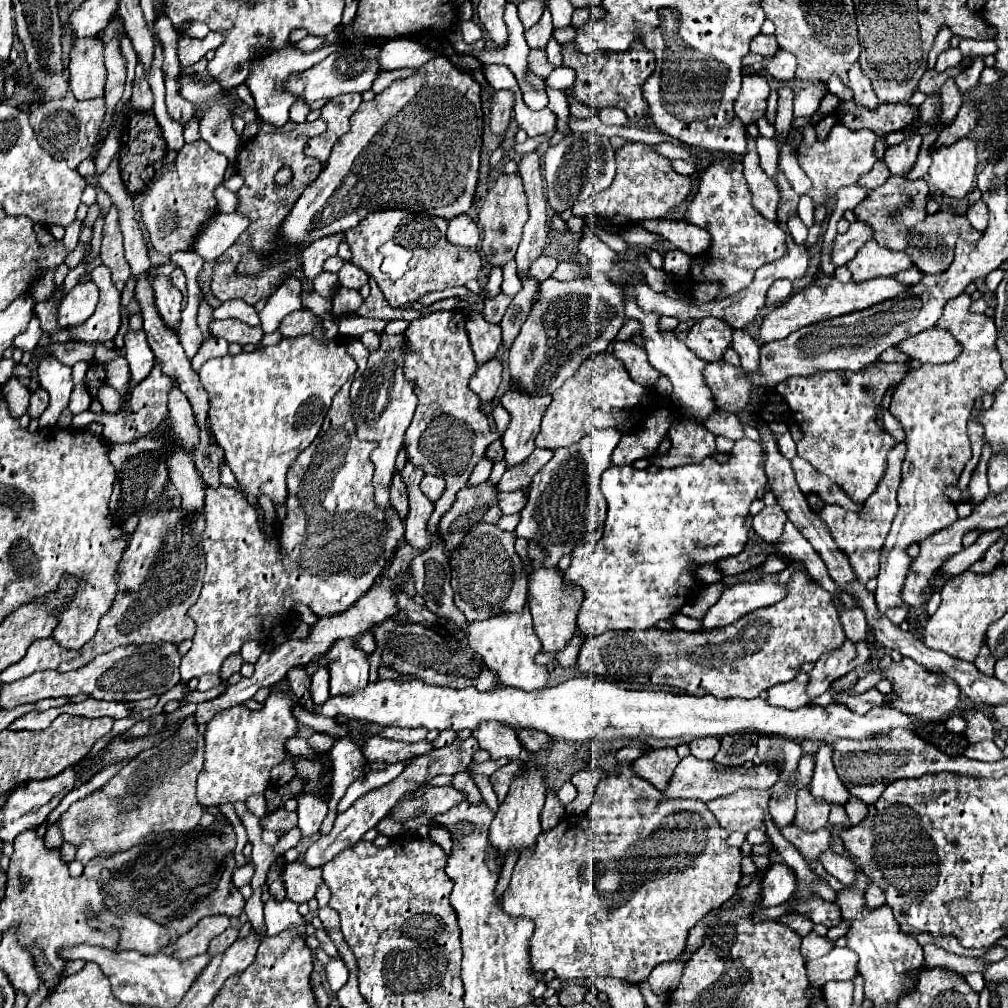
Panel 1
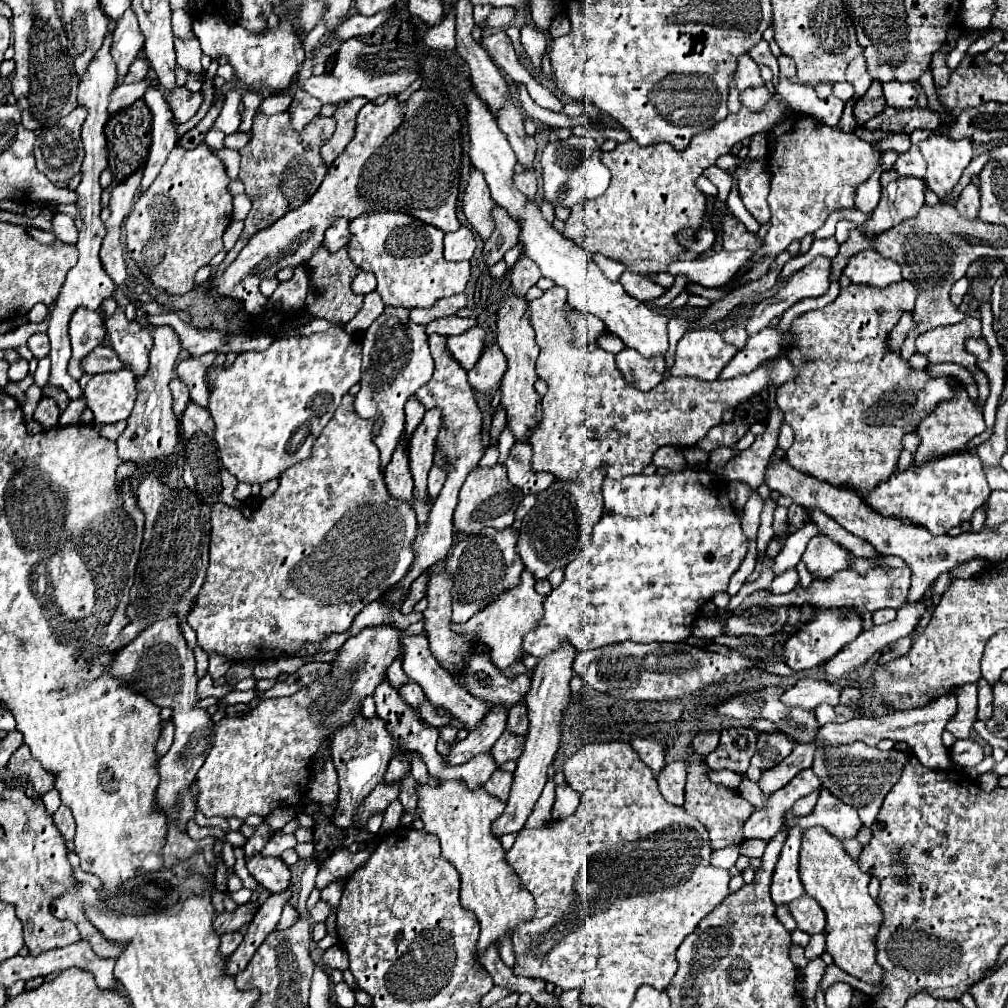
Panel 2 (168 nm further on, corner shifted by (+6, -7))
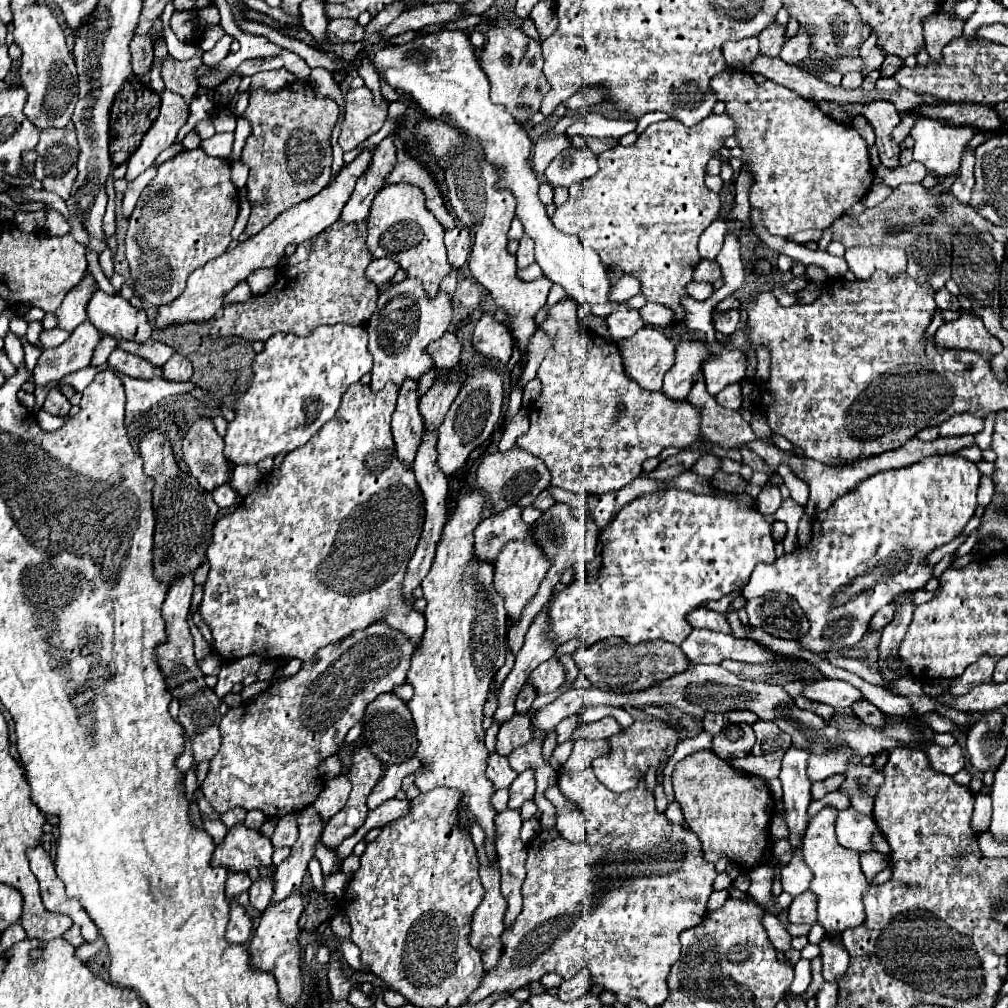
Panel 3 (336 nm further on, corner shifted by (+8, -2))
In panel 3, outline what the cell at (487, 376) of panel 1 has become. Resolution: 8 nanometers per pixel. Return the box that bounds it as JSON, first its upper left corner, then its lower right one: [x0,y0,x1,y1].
[473,314,513,364]

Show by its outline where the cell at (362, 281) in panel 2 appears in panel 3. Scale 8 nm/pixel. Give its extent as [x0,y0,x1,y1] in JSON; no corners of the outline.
[367,258,401,286]

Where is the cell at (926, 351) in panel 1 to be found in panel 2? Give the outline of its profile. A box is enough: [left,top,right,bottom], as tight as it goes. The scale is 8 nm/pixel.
[915,317,989,406]

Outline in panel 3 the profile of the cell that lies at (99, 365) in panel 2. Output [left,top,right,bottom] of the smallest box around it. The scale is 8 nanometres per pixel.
[109,348,163,378]

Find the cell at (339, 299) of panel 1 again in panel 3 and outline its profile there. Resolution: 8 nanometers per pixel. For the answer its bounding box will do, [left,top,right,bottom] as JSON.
[209,220,379,342]

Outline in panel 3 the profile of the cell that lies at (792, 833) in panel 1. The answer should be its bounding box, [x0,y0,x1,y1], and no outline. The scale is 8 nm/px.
[803,806,867,934]

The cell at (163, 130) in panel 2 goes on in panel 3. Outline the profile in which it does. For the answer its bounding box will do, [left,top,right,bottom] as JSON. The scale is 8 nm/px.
[121,166,157,218]

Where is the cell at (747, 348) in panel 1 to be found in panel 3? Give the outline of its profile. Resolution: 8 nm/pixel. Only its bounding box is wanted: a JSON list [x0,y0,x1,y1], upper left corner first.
[713,310,739,336]

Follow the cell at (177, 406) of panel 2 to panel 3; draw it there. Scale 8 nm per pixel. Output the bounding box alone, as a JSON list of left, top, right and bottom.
[163,352,193,382]

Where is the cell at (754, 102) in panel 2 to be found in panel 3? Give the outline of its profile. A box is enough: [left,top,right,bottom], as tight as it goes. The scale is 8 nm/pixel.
[711,70,875,236]

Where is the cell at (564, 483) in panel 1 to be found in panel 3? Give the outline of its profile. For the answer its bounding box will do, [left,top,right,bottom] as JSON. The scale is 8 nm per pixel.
[507,502,599,654]

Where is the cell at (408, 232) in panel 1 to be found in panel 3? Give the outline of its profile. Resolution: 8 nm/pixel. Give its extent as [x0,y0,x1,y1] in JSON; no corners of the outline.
[367,184,451,298]

